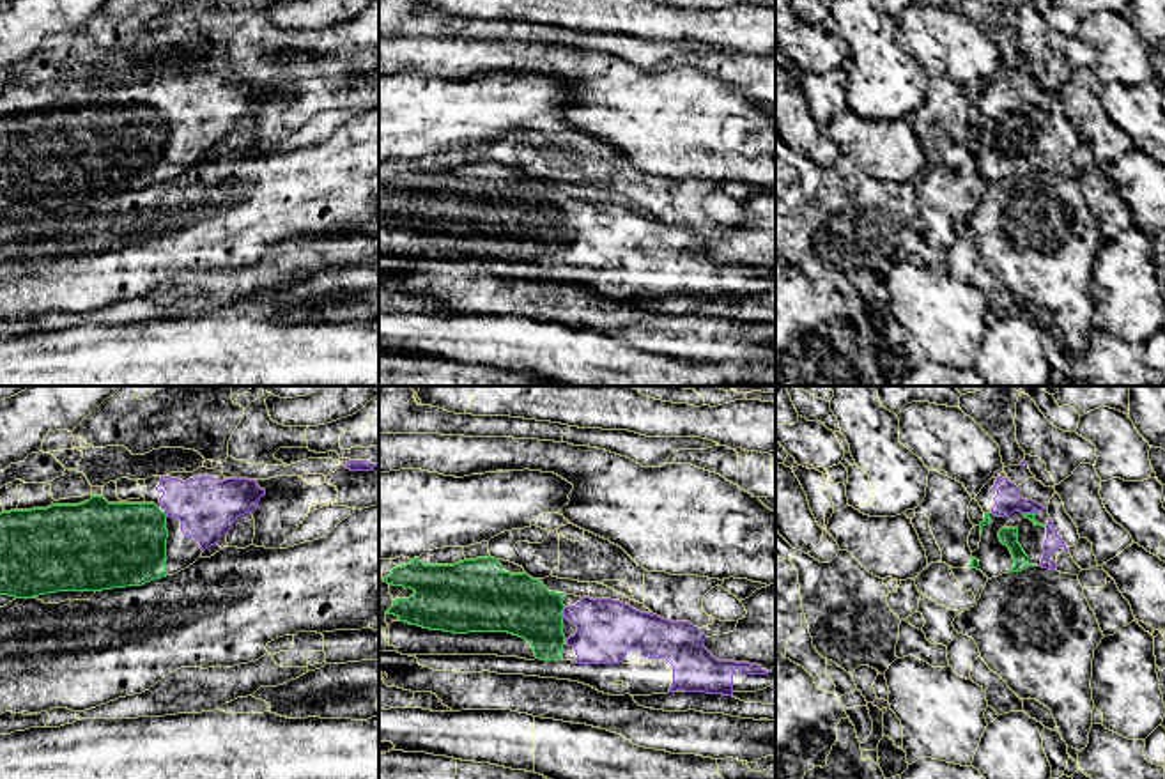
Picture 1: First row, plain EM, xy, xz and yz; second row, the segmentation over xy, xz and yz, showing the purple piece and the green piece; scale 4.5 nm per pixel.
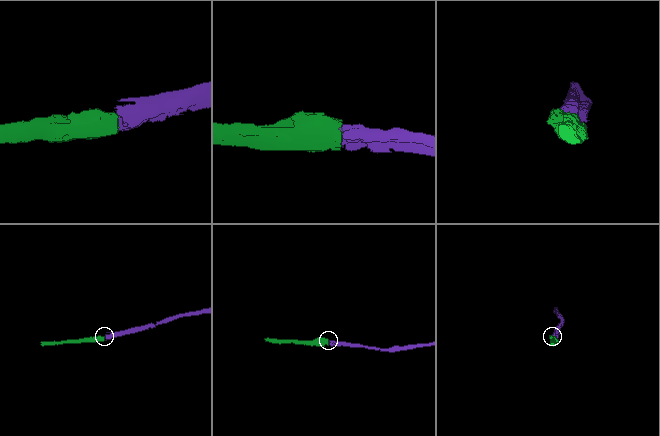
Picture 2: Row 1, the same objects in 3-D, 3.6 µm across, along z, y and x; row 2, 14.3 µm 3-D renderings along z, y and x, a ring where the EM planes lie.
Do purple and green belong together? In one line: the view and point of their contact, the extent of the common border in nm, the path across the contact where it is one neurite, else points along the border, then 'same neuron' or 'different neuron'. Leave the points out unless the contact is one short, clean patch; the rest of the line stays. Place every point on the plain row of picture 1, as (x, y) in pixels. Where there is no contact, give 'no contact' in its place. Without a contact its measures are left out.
contact xz (563, 216); length 60 nm; way xz (606, 232), (586, 216), (563, 216), (533, 216), (517, 208); same neuron

